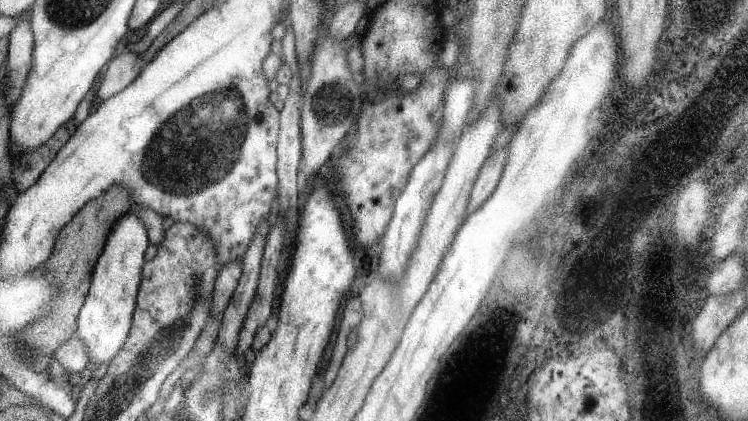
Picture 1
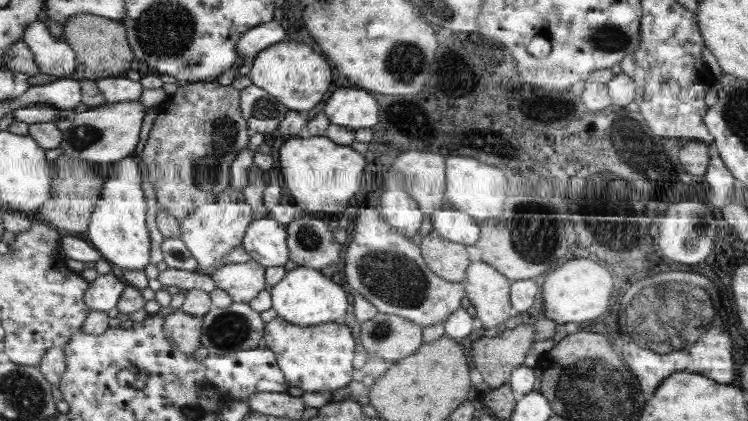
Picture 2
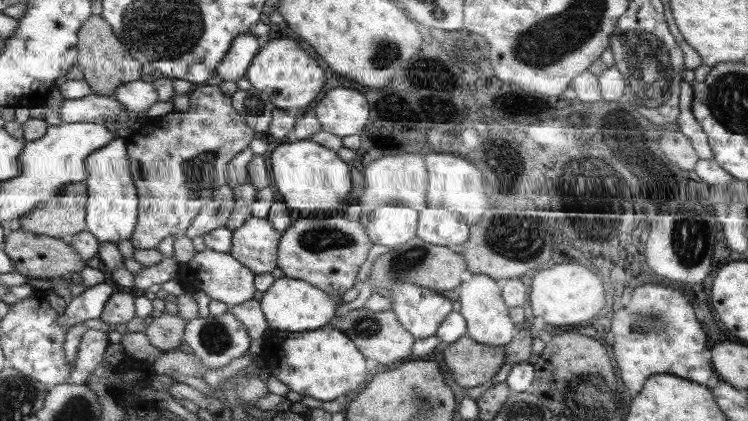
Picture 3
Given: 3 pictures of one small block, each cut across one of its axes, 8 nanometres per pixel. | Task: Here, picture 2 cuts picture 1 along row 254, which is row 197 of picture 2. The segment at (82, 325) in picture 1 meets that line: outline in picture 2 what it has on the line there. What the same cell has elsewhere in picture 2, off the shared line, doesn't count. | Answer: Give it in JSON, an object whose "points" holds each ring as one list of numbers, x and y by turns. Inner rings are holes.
{"points":[[126,157,105,168,113,170,113,178,107,177,102,194,90,214,85,239,95,247,106,262,122,270,141,270,149,262,149,236,145,228,145,202,141,194,141,178,136,158]]}

